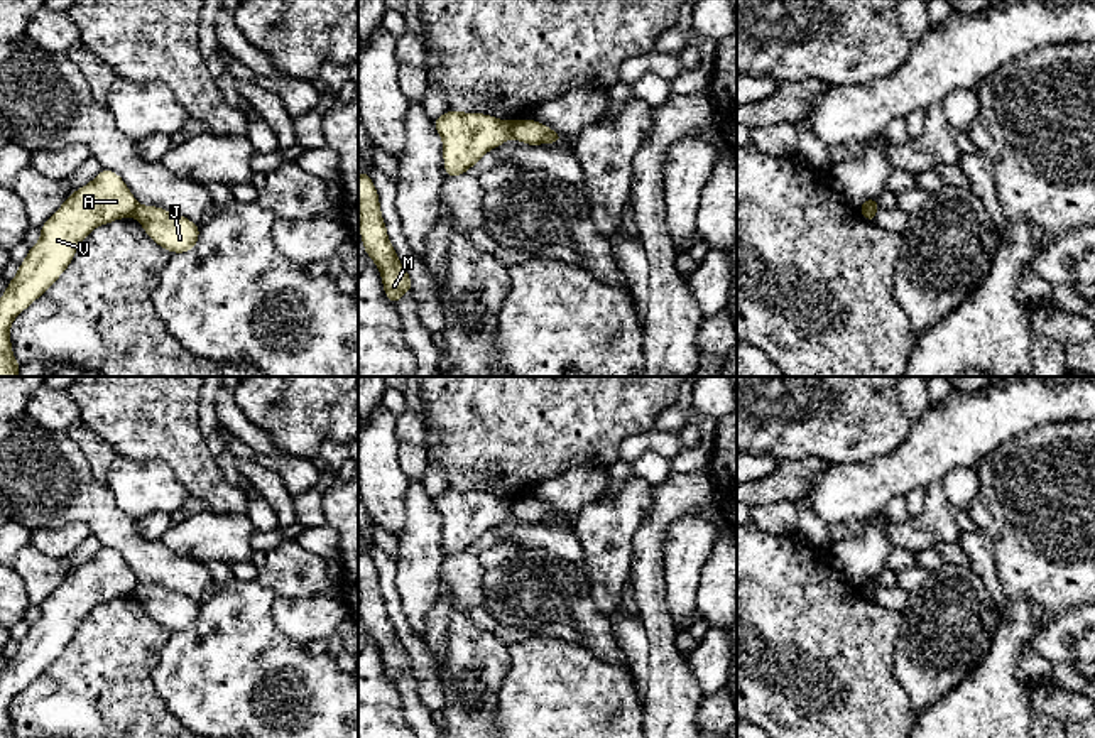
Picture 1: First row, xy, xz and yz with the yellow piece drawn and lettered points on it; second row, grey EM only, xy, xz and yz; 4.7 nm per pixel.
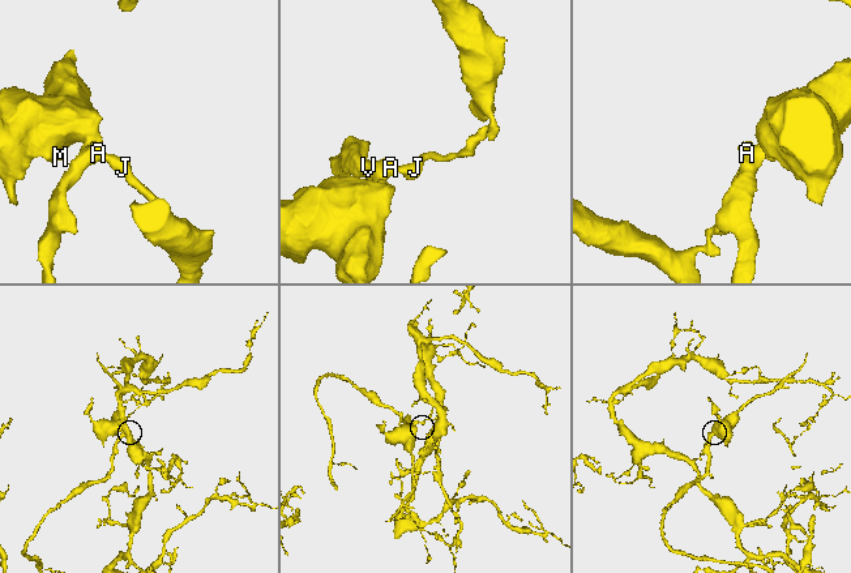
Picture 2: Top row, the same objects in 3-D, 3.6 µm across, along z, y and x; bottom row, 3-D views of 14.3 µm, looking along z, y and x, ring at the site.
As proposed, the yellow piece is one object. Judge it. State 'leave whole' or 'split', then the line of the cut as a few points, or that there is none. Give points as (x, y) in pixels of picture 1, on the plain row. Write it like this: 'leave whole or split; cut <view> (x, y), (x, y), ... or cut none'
split; cut xz (514, 500), (511, 514)

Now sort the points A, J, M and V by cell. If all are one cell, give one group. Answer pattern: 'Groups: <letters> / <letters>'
Groups: A M V / J

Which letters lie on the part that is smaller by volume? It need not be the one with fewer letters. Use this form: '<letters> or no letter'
A, M, V

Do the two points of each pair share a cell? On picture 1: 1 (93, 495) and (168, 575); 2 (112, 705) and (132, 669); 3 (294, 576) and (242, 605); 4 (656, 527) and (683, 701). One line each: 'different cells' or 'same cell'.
1: same cell
2: same cell
3: different cells
4: same cell

